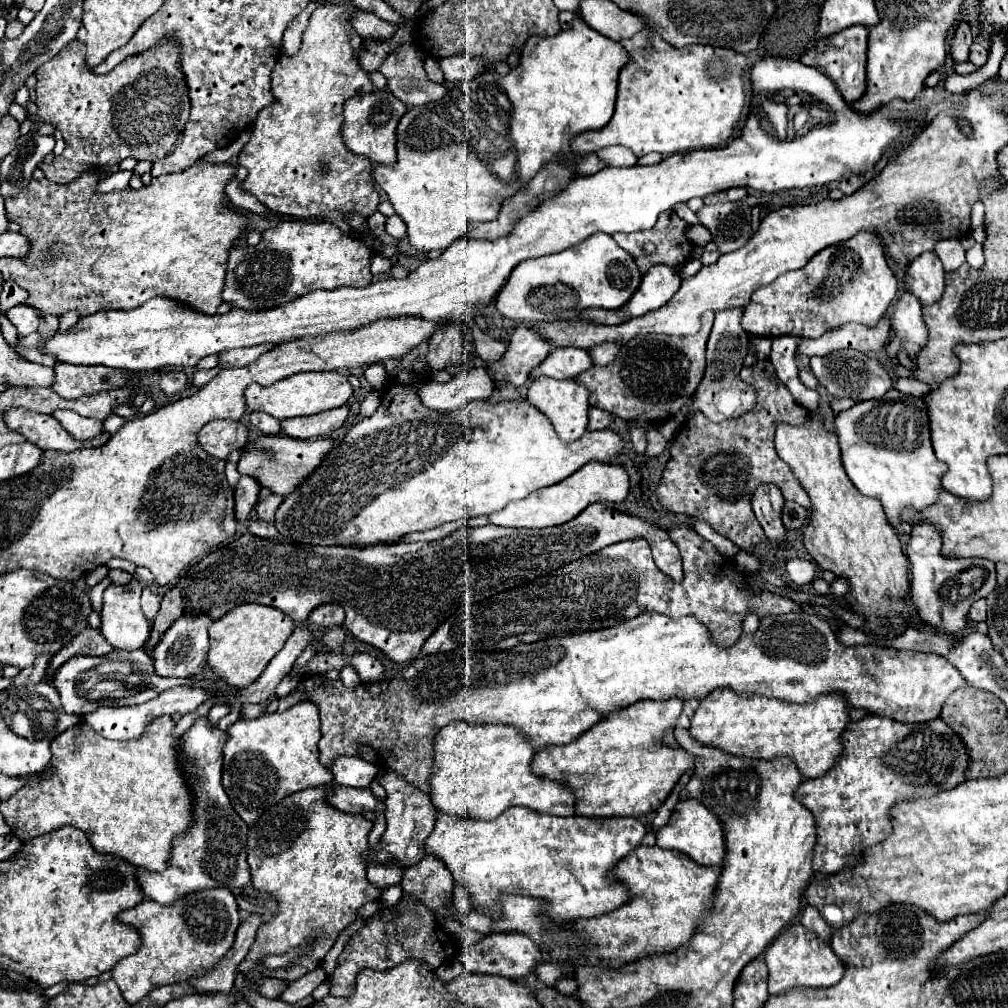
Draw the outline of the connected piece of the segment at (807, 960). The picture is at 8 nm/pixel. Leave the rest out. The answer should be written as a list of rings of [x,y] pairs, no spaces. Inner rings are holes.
[[[804,925],[788,927],[780,937],[774,939],[774,943],[766,949],[764,961],[768,965],[770,977],[768,977],[768,993],[780,995],[788,989],[798,987],[832,987],[840,981],[844,975],[842,961],[834,955],[828,943],[818,939],[812,931],[808,931]]]

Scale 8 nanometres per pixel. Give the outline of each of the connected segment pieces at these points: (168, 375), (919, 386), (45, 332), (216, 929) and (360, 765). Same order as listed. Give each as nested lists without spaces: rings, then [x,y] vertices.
[[[183,371],[165,372],[160,377],[160,389],[166,395],[172,395],[172,393],[178,393],[188,382],[189,378]]]
[[[899,378],[894,384],[894,388],[901,393],[914,397],[923,397],[930,391],[930,387],[927,384],[908,378]]]
[[[42,315],[39,321],[38,332],[43,339],[48,339],[48,335],[51,335],[58,329],[58,325],[60,325],[60,317],[56,317],[56,315]]]
[[[206,889],[186,895],[172,907],[144,901],[142,905],[120,913],[120,921],[134,925],[142,935],[142,945],[136,955],[120,959],[112,969],[112,979],[120,987],[124,999],[134,1005],[154,987],[186,981],[214,969],[234,945],[236,929],[240,925],[240,911],[236,911],[236,905],[238,903],[228,889]]]
[[[338,755],[330,763],[330,771],[334,773],[334,781],[338,785],[348,785],[356,789],[368,789],[370,781],[378,773],[374,763],[368,763],[360,757],[348,757],[348,755]]]

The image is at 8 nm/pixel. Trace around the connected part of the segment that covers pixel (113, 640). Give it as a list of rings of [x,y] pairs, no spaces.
[[[132,579],[128,585],[110,585],[104,591],[104,607],[100,613],[102,635],[114,649],[126,649],[126,651],[142,649],[150,637],[152,623],[144,617],[140,609],[140,593],[142,593],[142,585],[138,579]]]

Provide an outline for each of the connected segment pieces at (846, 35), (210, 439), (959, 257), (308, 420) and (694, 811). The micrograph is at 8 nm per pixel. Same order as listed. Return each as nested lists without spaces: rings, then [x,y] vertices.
[[[850,27],[840,35],[832,35],[828,39],[816,39],[816,45],[802,55],[802,63],[824,69],[824,73],[836,83],[838,91],[848,103],[860,101],[866,93],[866,43],[868,43],[868,29],[866,27]]]
[[[232,419],[210,421],[200,429],[198,443],[208,455],[226,459],[232,451],[240,451],[248,443],[248,427]]]
[[[958,239],[938,241],[936,247],[934,247],[934,253],[942,261],[944,271],[954,271],[954,269],[958,269],[966,261],[966,251],[962,249],[962,245],[960,245]]]
[[[344,405],[340,409],[332,409],[320,415],[286,419],[286,421],[280,421],[280,425],[282,425],[282,433],[288,437],[316,439],[316,437],[328,437],[332,431],[342,427],[348,415],[350,415],[350,405]]]
[[[698,799],[680,801],[672,811],[670,821],[662,829],[658,829],[654,835],[656,835],[656,845],[658,847],[682,851],[700,865],[722,865],[722,861],[726,857],[726,831],[724,831],[724,825]]]

